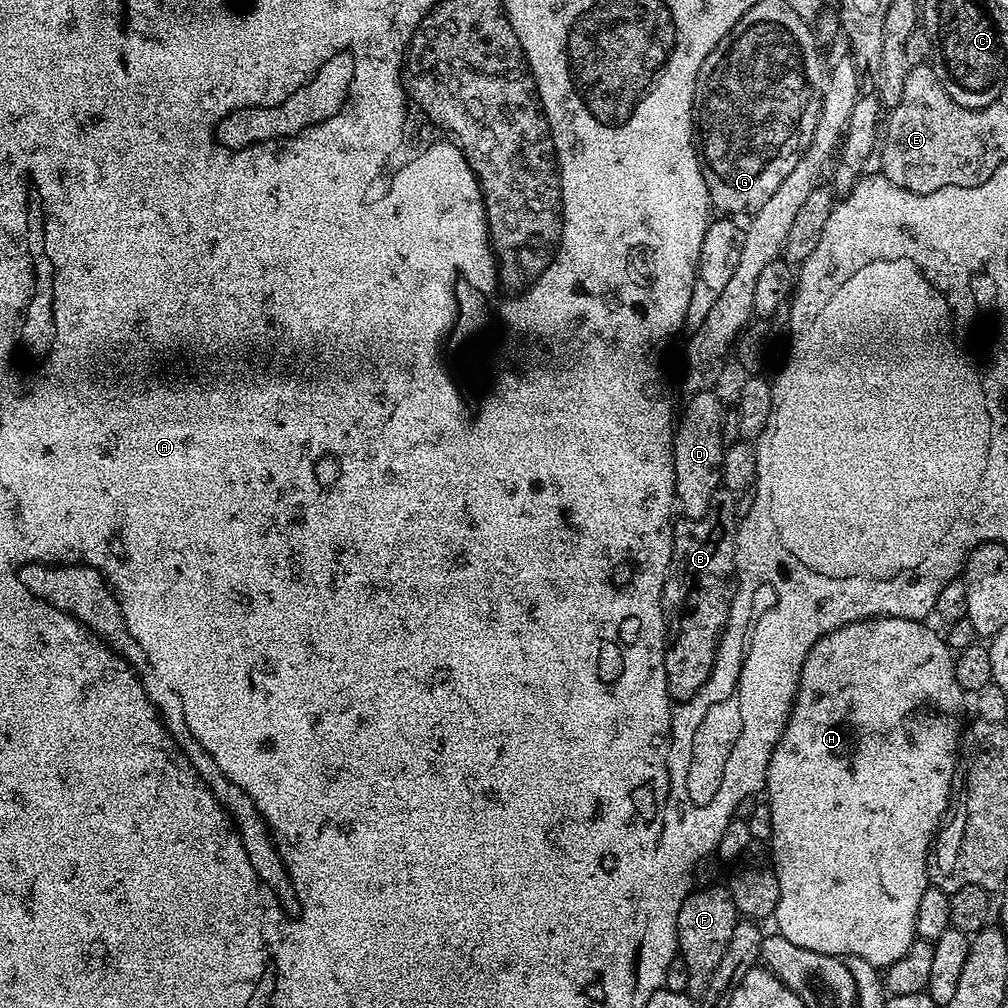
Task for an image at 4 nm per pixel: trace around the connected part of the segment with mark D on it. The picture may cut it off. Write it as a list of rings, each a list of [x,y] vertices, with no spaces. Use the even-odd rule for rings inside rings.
[[[715,391],[698,392],[687,397],[684,413],[679,413],[672,442],[672,465],[676,479],[676,499],[684,507],[683,515],[689,520],[702,518],[712,507],[714,494],[721,491],[722,462],[725,446],[722,440],[725,405],[720,405]]]

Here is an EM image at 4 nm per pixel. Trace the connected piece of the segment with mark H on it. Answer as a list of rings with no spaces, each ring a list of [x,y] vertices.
[[[874,616],[871,620],[843,624],[830,635],[821,636],[804,659],[796,702],[770,758],[766,781],[766,802],[772,815],[770,859],[780,887],[774,917],[774,923],[780,927],[777,928],[779,935],[794,942],[794,946],[814,950],[823,956],[857,956],[873,964],[877,970],[883,970],[898,962],[898,958],[902,958],[902,954],[910,950],[912,941],[917,939],[914,914],[918,910],[918,901],[922,899],[922,894],[930,887],[930,849],[949,811],[950,801],[954,796],[954,781],[958,776],[958,749],[962,739],[960,707],[966,700],[966,694],[954,678],[956,662],[953,649],[948,647],[947,639],[941,633],[939,636],[926,625],[927,623],[919,620],[907,620],[897,616]]]

